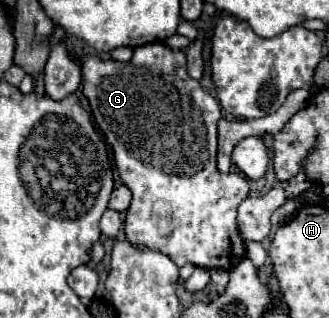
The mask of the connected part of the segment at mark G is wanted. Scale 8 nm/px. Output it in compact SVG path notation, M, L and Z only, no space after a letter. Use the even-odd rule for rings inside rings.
M149 43L149 45L143 45L143 47L135 47L133 59L127 61L127 63L119 63L119 61L113 61L113 59L103 61L99 57L79 57L79 59L81 59L81 65L83 65L83 81L85 81L83 93L87 95L87 99L91 103L97 125L105 133L105 139L109 141L109 145L113 147L115 163L117 163L121 181L133 191L133 201L131 201L131 207L129 207L127 219L125 219L127 239L135 245L141 243L149 249L155 249L155 251L161 251L161 253L169 255L175 265L191 263L195 267L203 267L203 269L209 269L209 271L213 271L213 269L229 271L231 267L235 267L247 253L245 241L243 241L243 237L237 229L237 207L241 205L241 201L245 201L249 197L251 187L249 187L249 181L247 181L245 175L239 175L239 173L221 175L219 169L217 169L217 161L215 161L217 159L217 121L221 119L221 105L213 95L203 91L199 81L189 77L187 69L185 69L185 53L183 51L171 51L171 49L163 47L163 43Z

